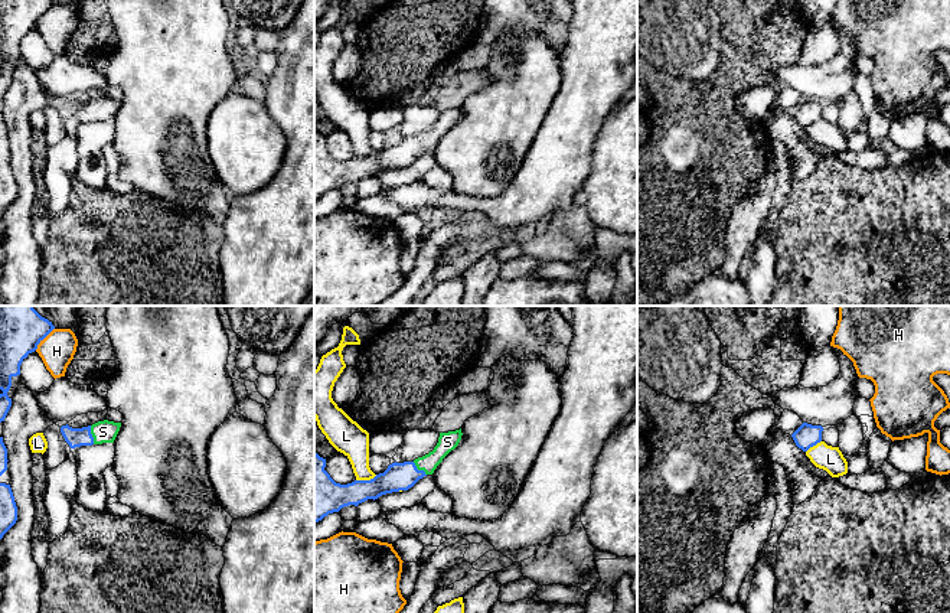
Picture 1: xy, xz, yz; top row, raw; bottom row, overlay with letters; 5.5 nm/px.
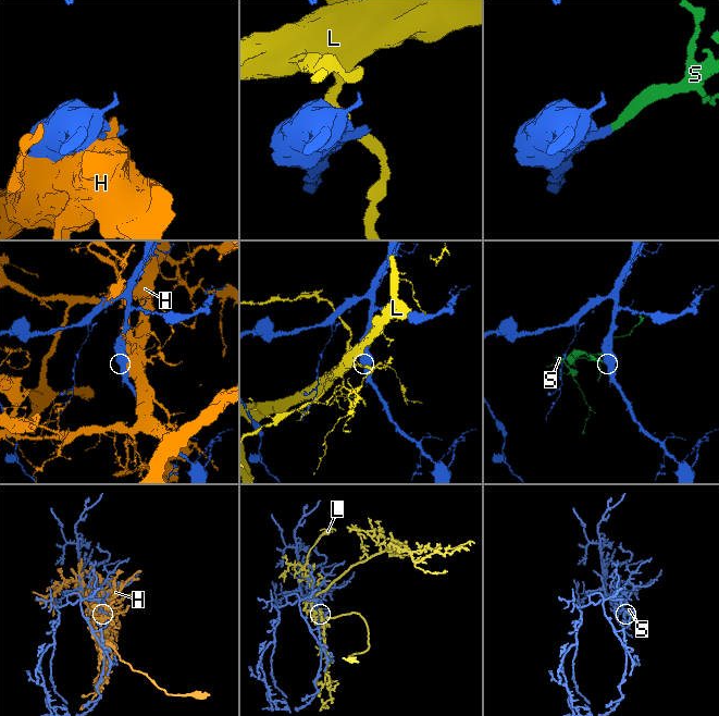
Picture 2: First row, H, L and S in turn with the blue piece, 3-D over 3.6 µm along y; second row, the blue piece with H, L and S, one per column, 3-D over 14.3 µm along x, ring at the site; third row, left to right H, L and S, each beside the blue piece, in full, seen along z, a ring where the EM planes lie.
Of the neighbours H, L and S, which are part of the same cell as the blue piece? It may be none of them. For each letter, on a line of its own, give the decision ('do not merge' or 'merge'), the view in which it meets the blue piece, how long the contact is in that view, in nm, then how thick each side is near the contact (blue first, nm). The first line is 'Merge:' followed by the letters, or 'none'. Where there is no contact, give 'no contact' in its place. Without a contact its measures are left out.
Merge: S
H: do not merge; meets blue in xy; contact 170 nm long; 190 nm thick on the blue side, 190 nm on the other
L: do not merge; meets blue in xz; contact 120 nm long; 200 nm thick on the blue side, 180 nm on the other
S: merge; meets blue in xy; contact 110 nm long; 110 nm thick on the blue side, 130 nm on the other

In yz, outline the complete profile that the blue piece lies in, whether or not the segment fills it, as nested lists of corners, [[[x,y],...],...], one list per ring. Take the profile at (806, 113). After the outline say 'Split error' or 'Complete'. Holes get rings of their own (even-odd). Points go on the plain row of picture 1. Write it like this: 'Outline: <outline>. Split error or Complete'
Outline: [[[803,100],[793,111],[793,117],[799,125],[807,128],[810,124],[822,118],[822,102]]]. Complete

